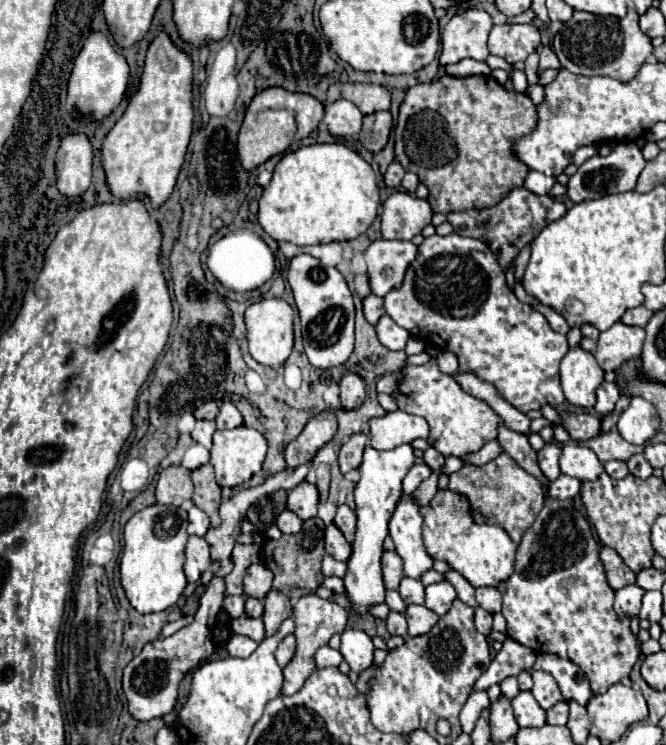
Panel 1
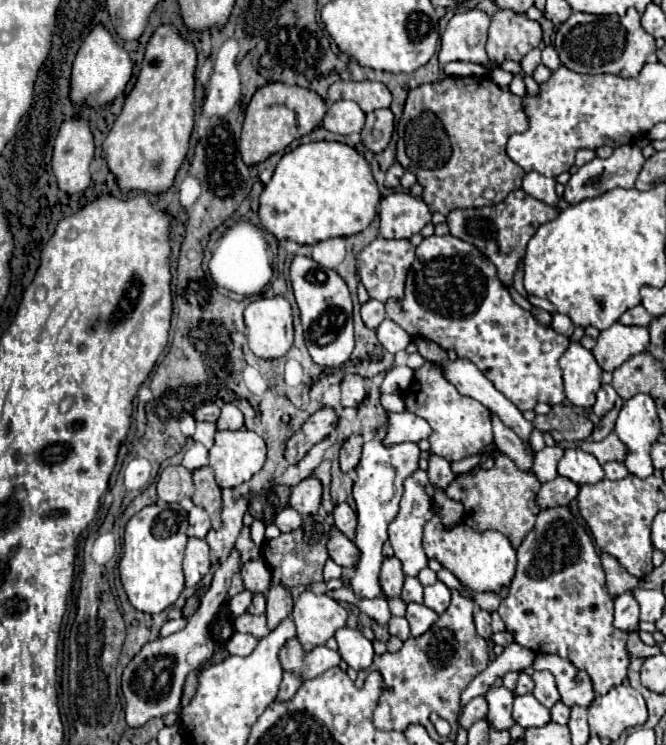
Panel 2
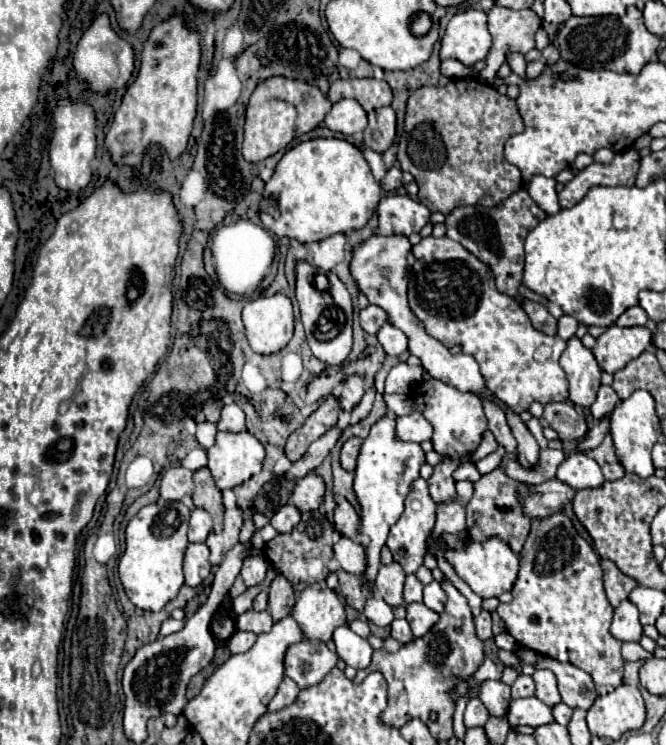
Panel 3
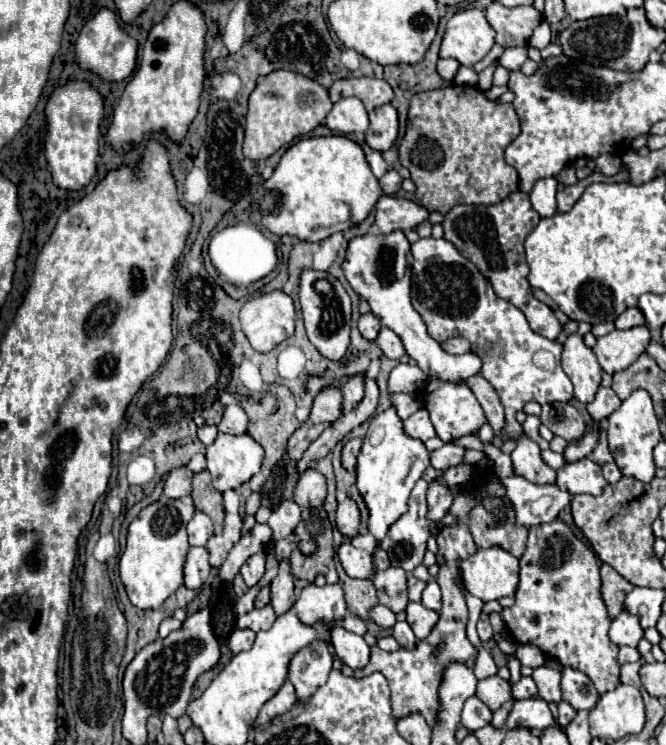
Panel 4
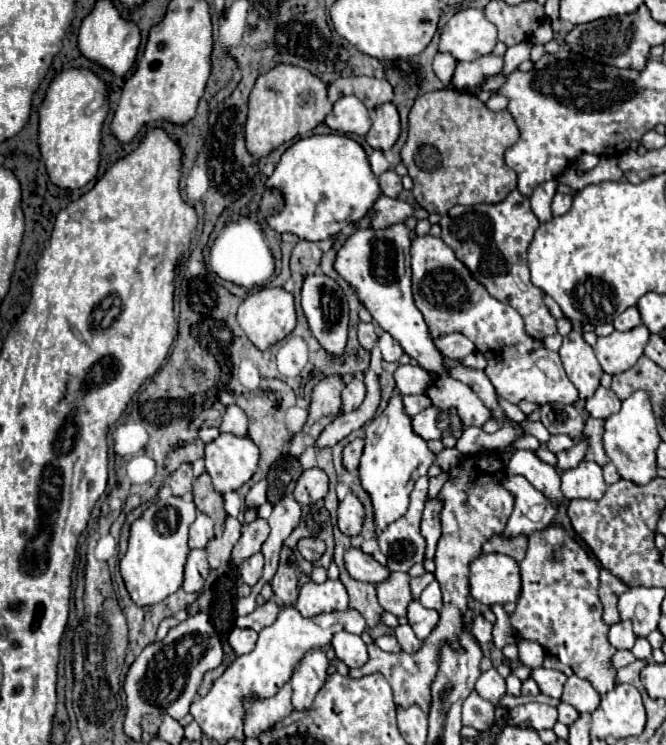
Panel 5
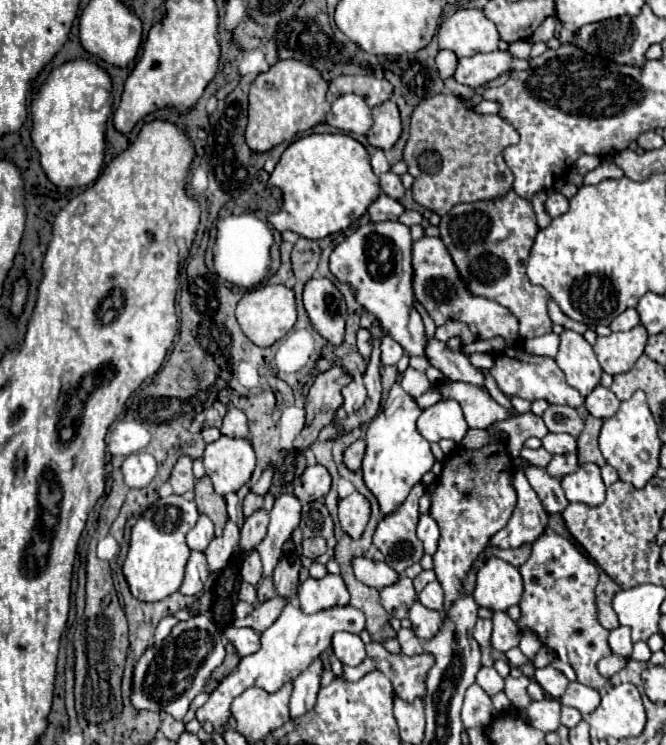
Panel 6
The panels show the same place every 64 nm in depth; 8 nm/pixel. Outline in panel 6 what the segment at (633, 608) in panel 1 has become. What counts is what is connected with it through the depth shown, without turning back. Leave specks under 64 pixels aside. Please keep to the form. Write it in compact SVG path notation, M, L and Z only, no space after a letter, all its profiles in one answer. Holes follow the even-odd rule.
M620 626L620 628L610 632L610 648L612 648L612 654L622 656L622 658L630 658L632 640L630 640L630 628L628 626Z

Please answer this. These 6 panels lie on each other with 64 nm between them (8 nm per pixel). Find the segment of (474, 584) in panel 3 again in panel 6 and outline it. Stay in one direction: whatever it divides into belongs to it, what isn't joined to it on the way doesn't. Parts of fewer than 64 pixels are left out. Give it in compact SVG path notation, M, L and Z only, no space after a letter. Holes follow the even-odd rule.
M488 558L476 576L474 598L478 606L494 612L506 612L510 606L520 602L522 576L516 566L500 558Z

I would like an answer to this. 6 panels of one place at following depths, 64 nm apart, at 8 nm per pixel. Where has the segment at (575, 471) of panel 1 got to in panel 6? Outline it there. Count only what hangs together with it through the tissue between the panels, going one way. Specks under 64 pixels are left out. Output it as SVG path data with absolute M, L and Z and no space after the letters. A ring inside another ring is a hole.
M596 464L578 466L574 474L562 478L562 488L570 502L600 506L606 498L606 486L600 478L600 468Z

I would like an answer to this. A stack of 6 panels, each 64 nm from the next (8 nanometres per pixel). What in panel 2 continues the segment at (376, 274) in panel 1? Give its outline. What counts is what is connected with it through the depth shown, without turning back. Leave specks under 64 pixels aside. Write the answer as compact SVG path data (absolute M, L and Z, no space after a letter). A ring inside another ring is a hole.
M376 238L372 240L362 252L360 252L360 282L364 284L364 288L368 290L370 298L380 300L380 302L388 302L390 298L396 302L402 302L404 298L404 280L406 274L414 262L414 246L408 240L386 240L386 238Z

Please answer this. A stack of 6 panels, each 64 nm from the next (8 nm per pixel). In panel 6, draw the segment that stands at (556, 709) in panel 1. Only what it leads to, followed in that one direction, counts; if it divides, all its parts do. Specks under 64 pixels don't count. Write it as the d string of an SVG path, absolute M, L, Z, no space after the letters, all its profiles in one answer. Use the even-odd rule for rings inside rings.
M562 706L562 724L564 724L566 728L574 728L580 720L584 720L584 716L582 716L576 708Z

